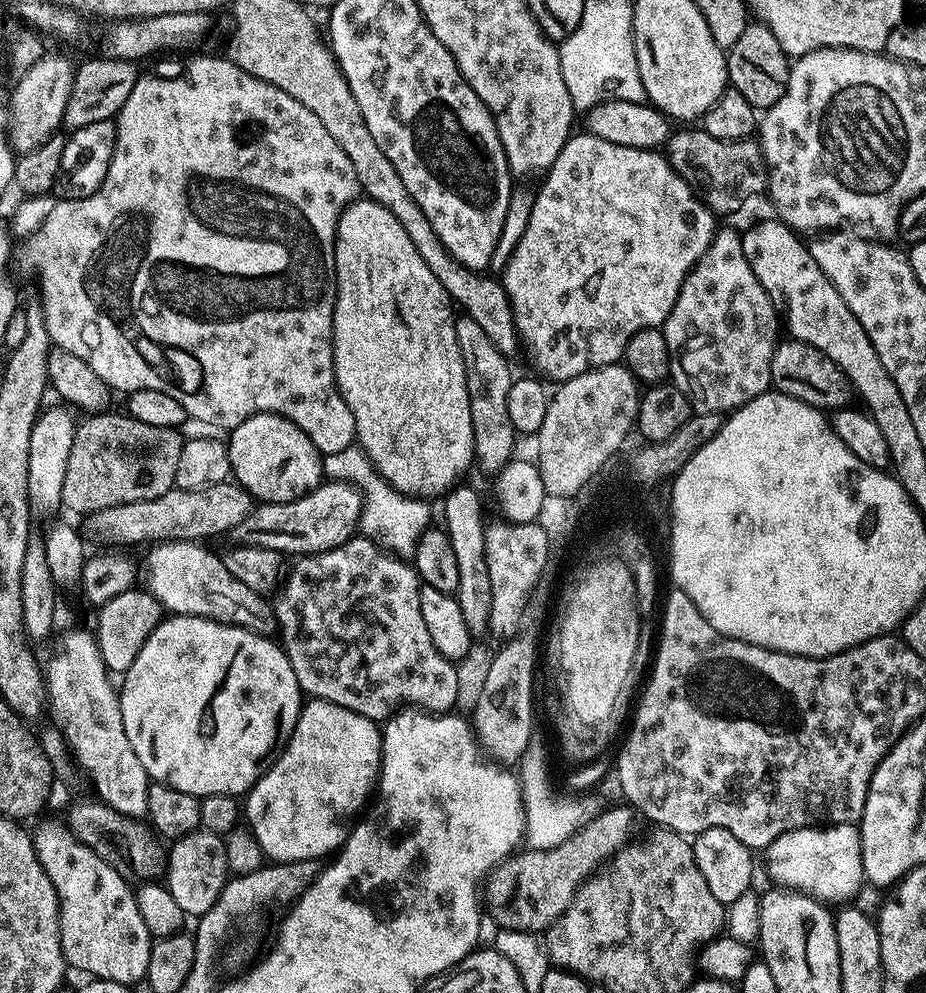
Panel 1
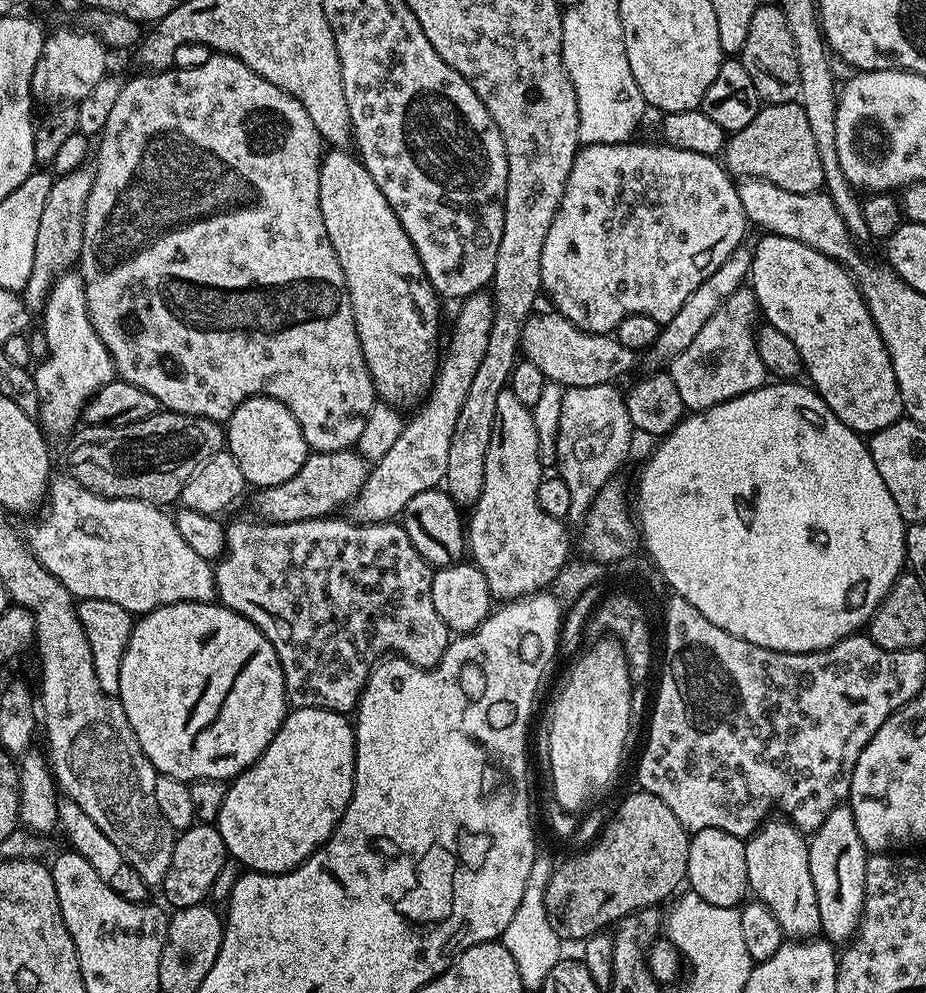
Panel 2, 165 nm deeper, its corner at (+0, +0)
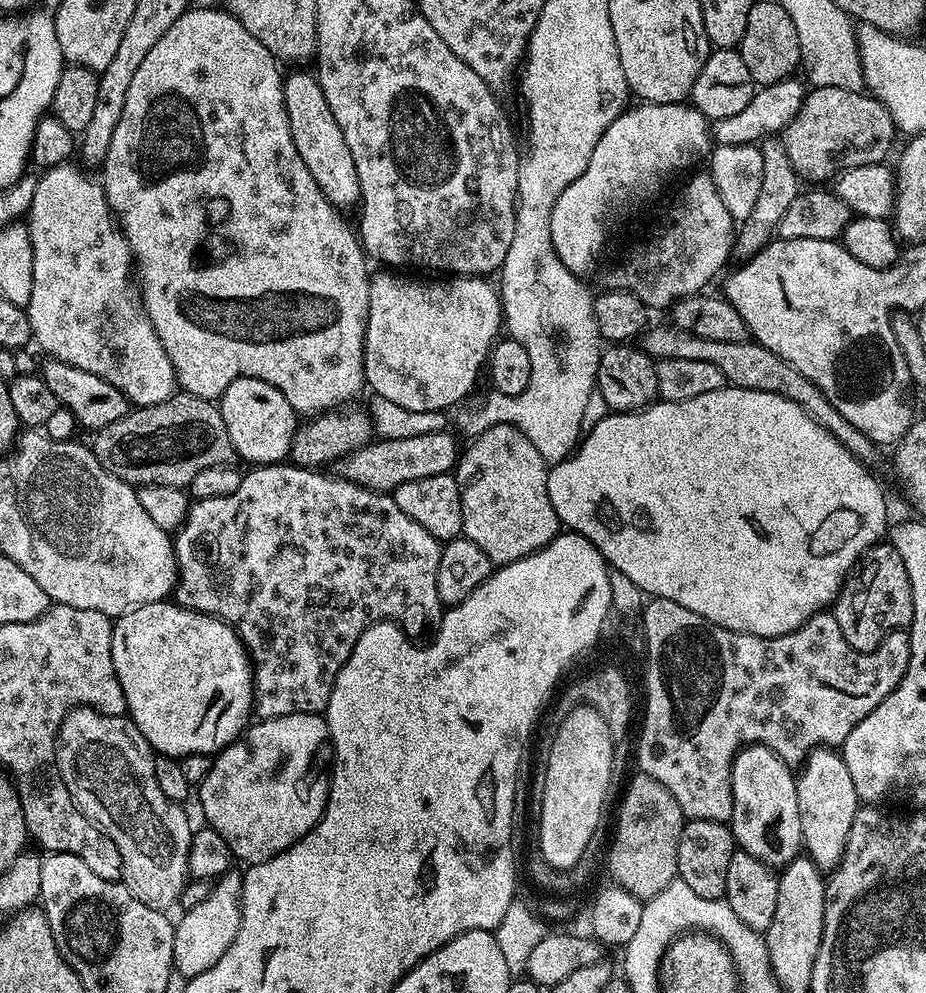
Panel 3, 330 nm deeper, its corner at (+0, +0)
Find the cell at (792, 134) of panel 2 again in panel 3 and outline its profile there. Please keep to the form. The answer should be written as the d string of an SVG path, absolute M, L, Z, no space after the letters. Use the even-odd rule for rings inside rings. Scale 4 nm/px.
M812 88L782 133L790 162L805 181L824 180L845 168L881 163L895 136L897 126L881 100L863 91L837 88Z

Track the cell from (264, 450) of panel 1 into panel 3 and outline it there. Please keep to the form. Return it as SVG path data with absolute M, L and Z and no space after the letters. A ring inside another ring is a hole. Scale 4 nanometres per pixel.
M239 376L234 382L230 382L230 386L226 386L226 390L220 395L218 407L222 422L226 422L226 434L230 434L230 442L241 461L249 460L249 465L252 466L279 464L291 453L298 427L298 413L277 388L270 386L270 382L262 382L253 376Z

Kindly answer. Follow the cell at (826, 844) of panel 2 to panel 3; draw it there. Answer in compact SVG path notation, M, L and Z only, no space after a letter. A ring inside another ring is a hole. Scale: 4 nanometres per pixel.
M821 746L813 748L811 754L805 758L795 779L803 851L809 860L820 867L821 872L831 874L840 865L850 836L850 822L854 822L858 807L850 770L846 770L843 755L835 747Z

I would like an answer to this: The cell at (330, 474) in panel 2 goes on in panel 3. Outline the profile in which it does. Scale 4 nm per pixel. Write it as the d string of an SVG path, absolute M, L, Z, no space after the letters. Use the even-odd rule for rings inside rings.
M445 429L411 438L380 438L337 461L336 472L343 479L374 492L388 494L406 481L449 473L456 466L459 453L460 446L457 446L455 438Z

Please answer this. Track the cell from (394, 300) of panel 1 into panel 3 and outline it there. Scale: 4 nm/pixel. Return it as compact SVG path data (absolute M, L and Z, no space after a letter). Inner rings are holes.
M292 72L283 77L283 82L290 134L302 162L306 162L306 170L310 170L314 182L318 182L318 190L322 190L334 207L355 209L361 198L354 154L350 154L350 146L346 146L342 126L338 126L334 110L330 110L330 102L326 102L326 94L322 94L319 79L313 73L311 76L308 72Z

